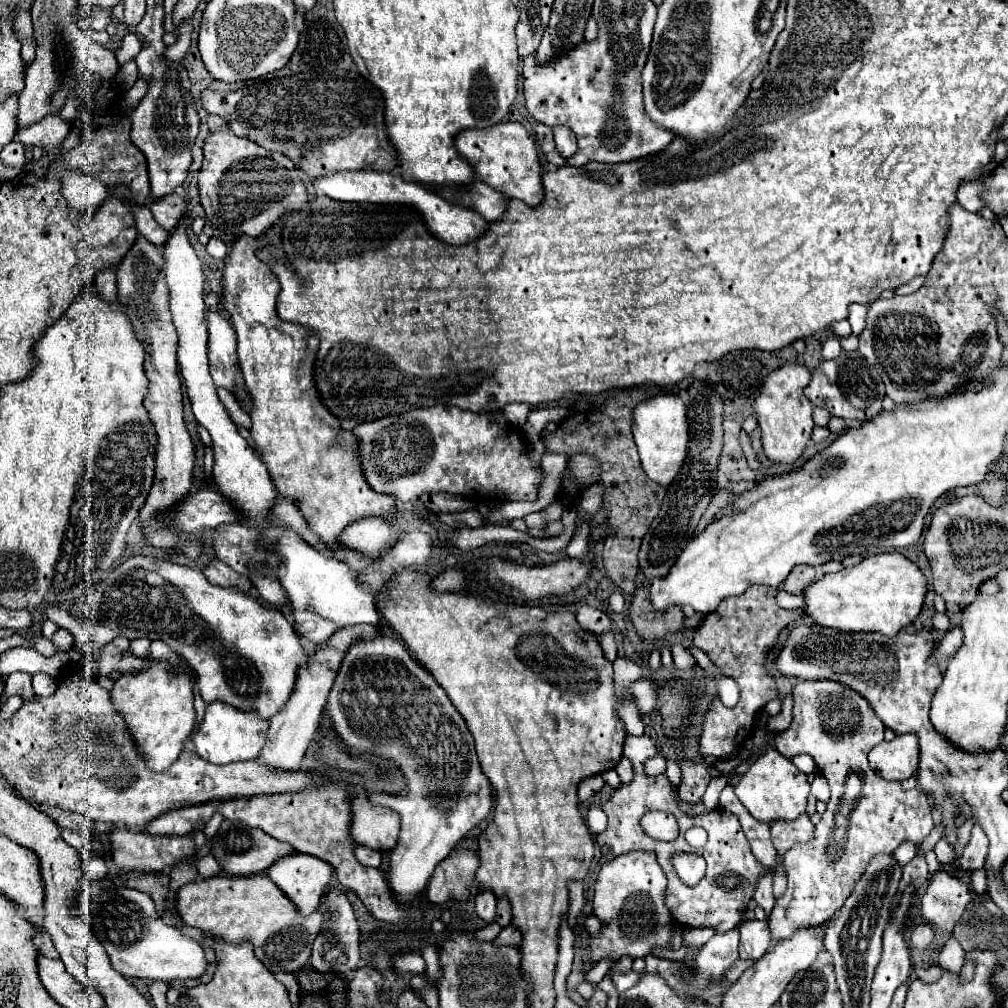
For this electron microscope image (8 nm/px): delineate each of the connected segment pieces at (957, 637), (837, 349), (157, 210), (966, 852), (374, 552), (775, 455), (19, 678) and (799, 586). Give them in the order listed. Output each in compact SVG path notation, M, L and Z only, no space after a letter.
M959 626L949 628L941 640L941 644L937 646L937 650L933 652L935 662L941 662L943 658L951 658L963 644L963 630Z
M829 336L825 342L823 342L823 360L833 360L841 354L841 346L839 346L839 336Z
M169 194L165 198L151 200L151 212L161 228L173 230L177 220L187 212L187 200L179 194Z
M973 826L973 832L971 832L971 840L969 844L963 848L963 854L959 858L959 866L961 870L977 870L977 868L983 868L985 864L985 856L987 856L987 836L983 830L979 830L979 826Z
M363 518L347 526L339 536L339 542L343 546L351 546L351 550L359 550L369 556L379 556L385 548L393 546L397 538L399 532L381 518Z
M785 364L767 376L759 396L755 398L755 414L763 434L763 450L765 456L775 464L795 464L803 456L805 446L811 438L811 430L815 426L811 418L813 404L803 394L803 388L809 384L809 380L811 374L805 366Z
M13 672L5 678L5 694L13 696L19 694L23 698L31 698L33 696L33 688L31 688L31 674L27 672Z
M795 566L795 570L791 570L791 574L787 576L787 580L783 582L783 588L789 594L801 594L803 588L815 578L815 568L813 566Z

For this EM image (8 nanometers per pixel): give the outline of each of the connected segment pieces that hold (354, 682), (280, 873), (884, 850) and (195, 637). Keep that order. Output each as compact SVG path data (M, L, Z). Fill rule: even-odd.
M379 630L371 642L351 644L351 650L343 656L339 674L335 676L325 712L331 718L339 740L349 750L387 758L395 762L407 778L407 788L403 792L397 796L371 798L371 802L387 806L401 816L401 834L395 850L391 852L391 870L387 872L387 878L395 896L409 904L417 900L435 866L447 858L461 838L491 810L491 784L481 772L479 760L471 758L475 754L471 732L435 678L409 656L407 648L399 640L387 636L383 630Z
M291 852L275 860L265 874L293 900L301 914L317 910L331 880L331 864L311 854Z
M801 680L793 690L793 700L793 722L787 730L775 734L773 744L787 758L809 754L815 760L819 772L825 776L831 788L831 798L827 802L827 810L821 816L821 822L815 826L815 838L811 842L795 844L783 856L789 886L787 892L777 898L777 904L769 916L771 938L775 942L789 938L793 930L801 926L827 922L835 914L835 910L841 908L843 902L849 898L855 882L861 878L871 858L875 858L877 854L893 854L893 850L903 842L921 844L935 826L931 818L931 804L921 790L903 790L899 782L887 782L875 770L871 770L867 754L873 746L883 742L885 724L879 720L875 710L871 710L871 704L861 694L855 694L855 690L831 680Z
M143 554L125 558L115 570L111 570L105 580L95 586L89 606L91 612L87 614L83 624L77 624L75 618L67 616L61 606L47 606L47 610L39 612L45 620L67 628L75 636L75 648L81 648L83 654L95 654L99 646L107 646L107 642L117 636L125 636L129 640L161 638L195 670L197 686L201 682L201 696L207 704L219 700L243 712L253 712L263 720L269 720L271 716L279 714L279 710L283 710L291 690L295 688L295 674L309 656L297 632L277 608L255 600L251 594L241 592L235 586L215 586L205 578L199 568L179 566L167 562L165 558L153 558Z

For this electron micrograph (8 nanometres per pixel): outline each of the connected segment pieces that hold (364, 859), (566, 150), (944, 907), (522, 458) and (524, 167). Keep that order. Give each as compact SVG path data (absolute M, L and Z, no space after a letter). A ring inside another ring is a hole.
M357 846L355 856L357 856L357 860L359 860L363 866L379 868L379 864L381 864L381 854L379 854L379 850L373 850L373 848L367 848L367 846Z
M555 126L553 128L553 136L555 136L555 144L557 144L557 150L563 158L567 156L573 156L575 150L577 150L577 140L575 140L575 134L565 128L565 126Z
M935 872L921 898L921 912L939 930L951 932L971 900L971 888L947 872Z
M435 404L431 408L417 408L399 416L389 416L373 422L359 424L353 434L361 444L361 464L367 482L373 490L393 494L399 500L413 500L421 494L449 492L455 496L471 498L475 494L491 496L491 490L501 490L503 500L535 500L541 484L541 474L533 470L527 456L527 444L521 432L499 414L475 414L455 406Z
M501 122L489 128L469 128L455 138L457 152L475 168L481 162L481 180L499 190L505 198L517 198L527 206L537 206L543 200L541 166L533 138L517 122Z

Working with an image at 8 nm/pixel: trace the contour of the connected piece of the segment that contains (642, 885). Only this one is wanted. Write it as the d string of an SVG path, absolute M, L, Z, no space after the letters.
M627 852L611 862L607 862L595 882L595 898L593 898L593 914L603 922L603 932L599 938L589 942L591 960L601 960L613 954L613 960L629 954L631 958L641 958L651 952L653 946L669 944L667 924L675 924L665 902L663 892L667 886L667 878L657 864L655 852Z

